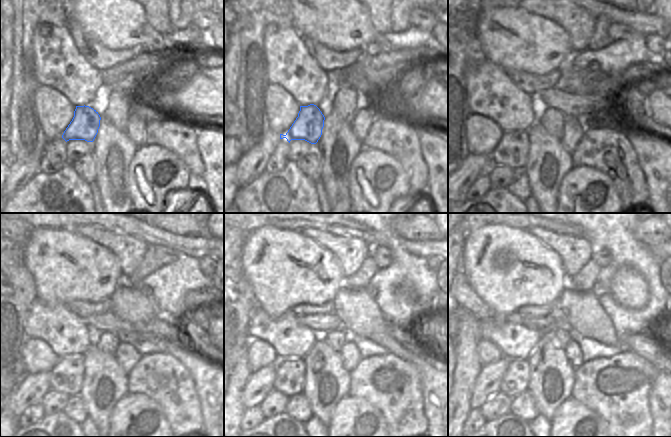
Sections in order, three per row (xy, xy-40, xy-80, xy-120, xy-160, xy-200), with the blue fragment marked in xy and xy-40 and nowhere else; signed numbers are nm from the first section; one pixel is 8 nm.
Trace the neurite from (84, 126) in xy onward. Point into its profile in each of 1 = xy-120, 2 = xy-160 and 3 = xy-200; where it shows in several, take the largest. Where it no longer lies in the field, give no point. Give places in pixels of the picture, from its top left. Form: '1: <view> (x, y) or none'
1: xy-120 (66, 375)
2: xy-160 (290, 374)
3: xy-200 (517, 375)

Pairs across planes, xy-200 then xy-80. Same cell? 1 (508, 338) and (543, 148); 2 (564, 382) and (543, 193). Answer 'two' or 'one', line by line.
1: two
2: one

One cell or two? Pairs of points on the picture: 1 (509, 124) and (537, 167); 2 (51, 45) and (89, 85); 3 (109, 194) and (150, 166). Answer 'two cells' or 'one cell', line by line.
1: two cells
2: one cell
3: two cells

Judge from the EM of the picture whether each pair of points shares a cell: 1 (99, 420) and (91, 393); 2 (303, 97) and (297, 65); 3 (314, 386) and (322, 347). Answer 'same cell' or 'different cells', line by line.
1: same cell
2: same cell
3: same cell

